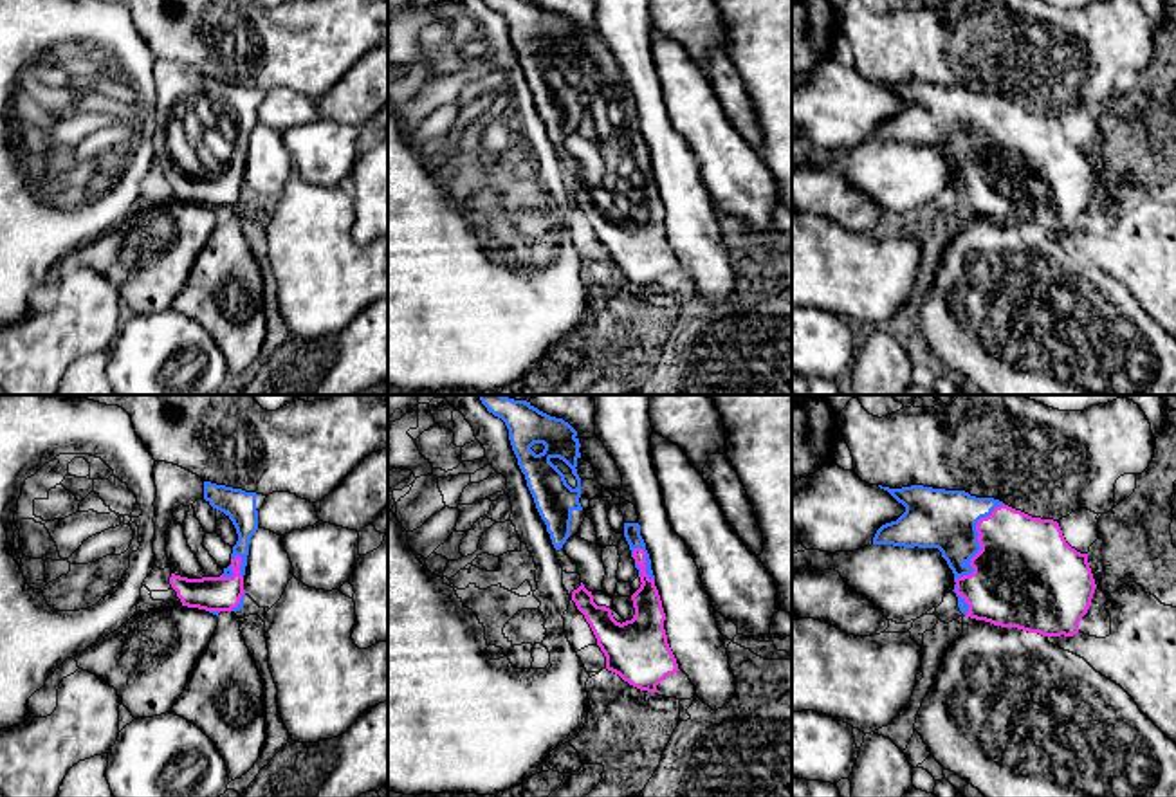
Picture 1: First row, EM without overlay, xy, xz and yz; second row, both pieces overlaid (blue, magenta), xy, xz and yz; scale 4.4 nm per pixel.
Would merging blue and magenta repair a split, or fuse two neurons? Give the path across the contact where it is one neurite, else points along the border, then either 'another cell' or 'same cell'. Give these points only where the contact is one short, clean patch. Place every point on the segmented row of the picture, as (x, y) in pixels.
same cell

